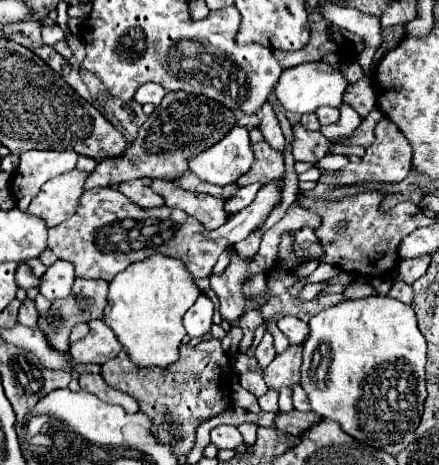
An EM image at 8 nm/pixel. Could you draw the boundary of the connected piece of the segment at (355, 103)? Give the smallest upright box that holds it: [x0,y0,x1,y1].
[344,77,376,117]

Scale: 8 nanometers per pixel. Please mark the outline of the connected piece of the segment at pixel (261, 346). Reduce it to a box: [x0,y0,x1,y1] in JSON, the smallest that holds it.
[254,333,276,369]

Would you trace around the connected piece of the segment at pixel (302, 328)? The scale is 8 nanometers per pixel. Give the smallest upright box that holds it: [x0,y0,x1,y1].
[278,317,308,343]

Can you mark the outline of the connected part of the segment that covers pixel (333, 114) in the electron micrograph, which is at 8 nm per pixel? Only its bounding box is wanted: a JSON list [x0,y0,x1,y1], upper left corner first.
[316,107,340,125]

